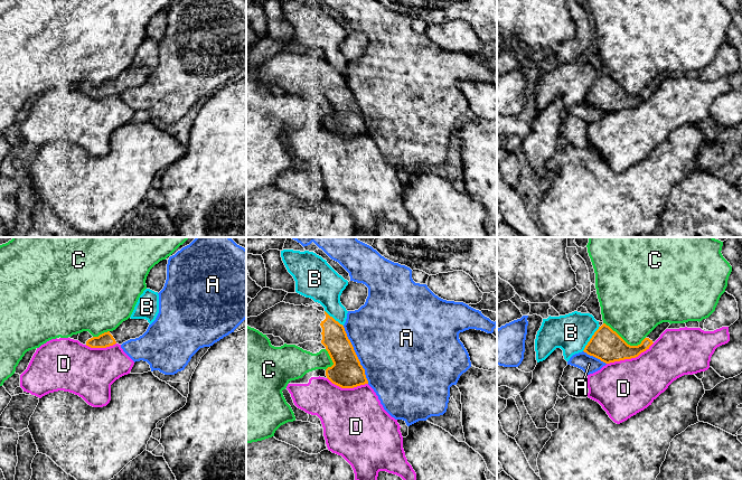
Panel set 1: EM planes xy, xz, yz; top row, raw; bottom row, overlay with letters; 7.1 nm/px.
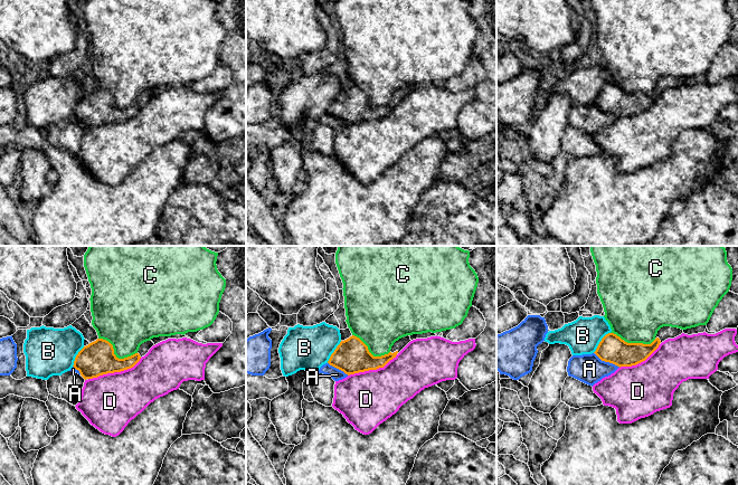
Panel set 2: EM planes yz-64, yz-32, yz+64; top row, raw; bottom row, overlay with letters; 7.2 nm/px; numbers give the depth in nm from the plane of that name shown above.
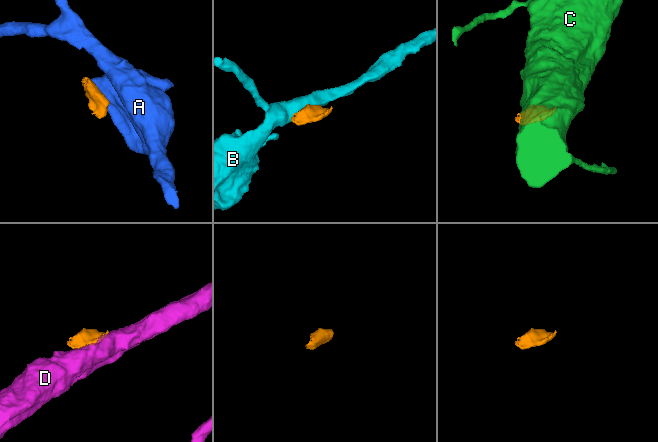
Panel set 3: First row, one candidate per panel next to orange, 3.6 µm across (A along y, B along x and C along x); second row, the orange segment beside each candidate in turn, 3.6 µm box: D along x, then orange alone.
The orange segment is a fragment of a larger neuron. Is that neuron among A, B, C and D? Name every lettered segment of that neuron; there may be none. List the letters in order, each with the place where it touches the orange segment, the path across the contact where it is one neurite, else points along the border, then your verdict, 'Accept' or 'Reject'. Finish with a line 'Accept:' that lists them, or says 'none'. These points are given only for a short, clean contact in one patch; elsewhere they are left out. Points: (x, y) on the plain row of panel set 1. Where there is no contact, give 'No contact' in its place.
A: Touches orange at xz (356, 104). Reject
B: Touches orange at yz (591, 87). Reject
C: Touches orange at yz (623, 90). Reject
D: Touches orange at yz (630, 107). Reject
Accept: none

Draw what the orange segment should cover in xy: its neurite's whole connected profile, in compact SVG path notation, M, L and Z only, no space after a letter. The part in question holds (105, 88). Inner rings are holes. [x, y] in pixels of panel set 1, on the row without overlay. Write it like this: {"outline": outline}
{"outline": "M131 68L123 70L115 79L107 81L98 86L93 86L88 81L83 81L78 85L78 91L91 97L106 97L115 93L122 94L123 92L135 88L142 85L149 72L145 68Z"}

